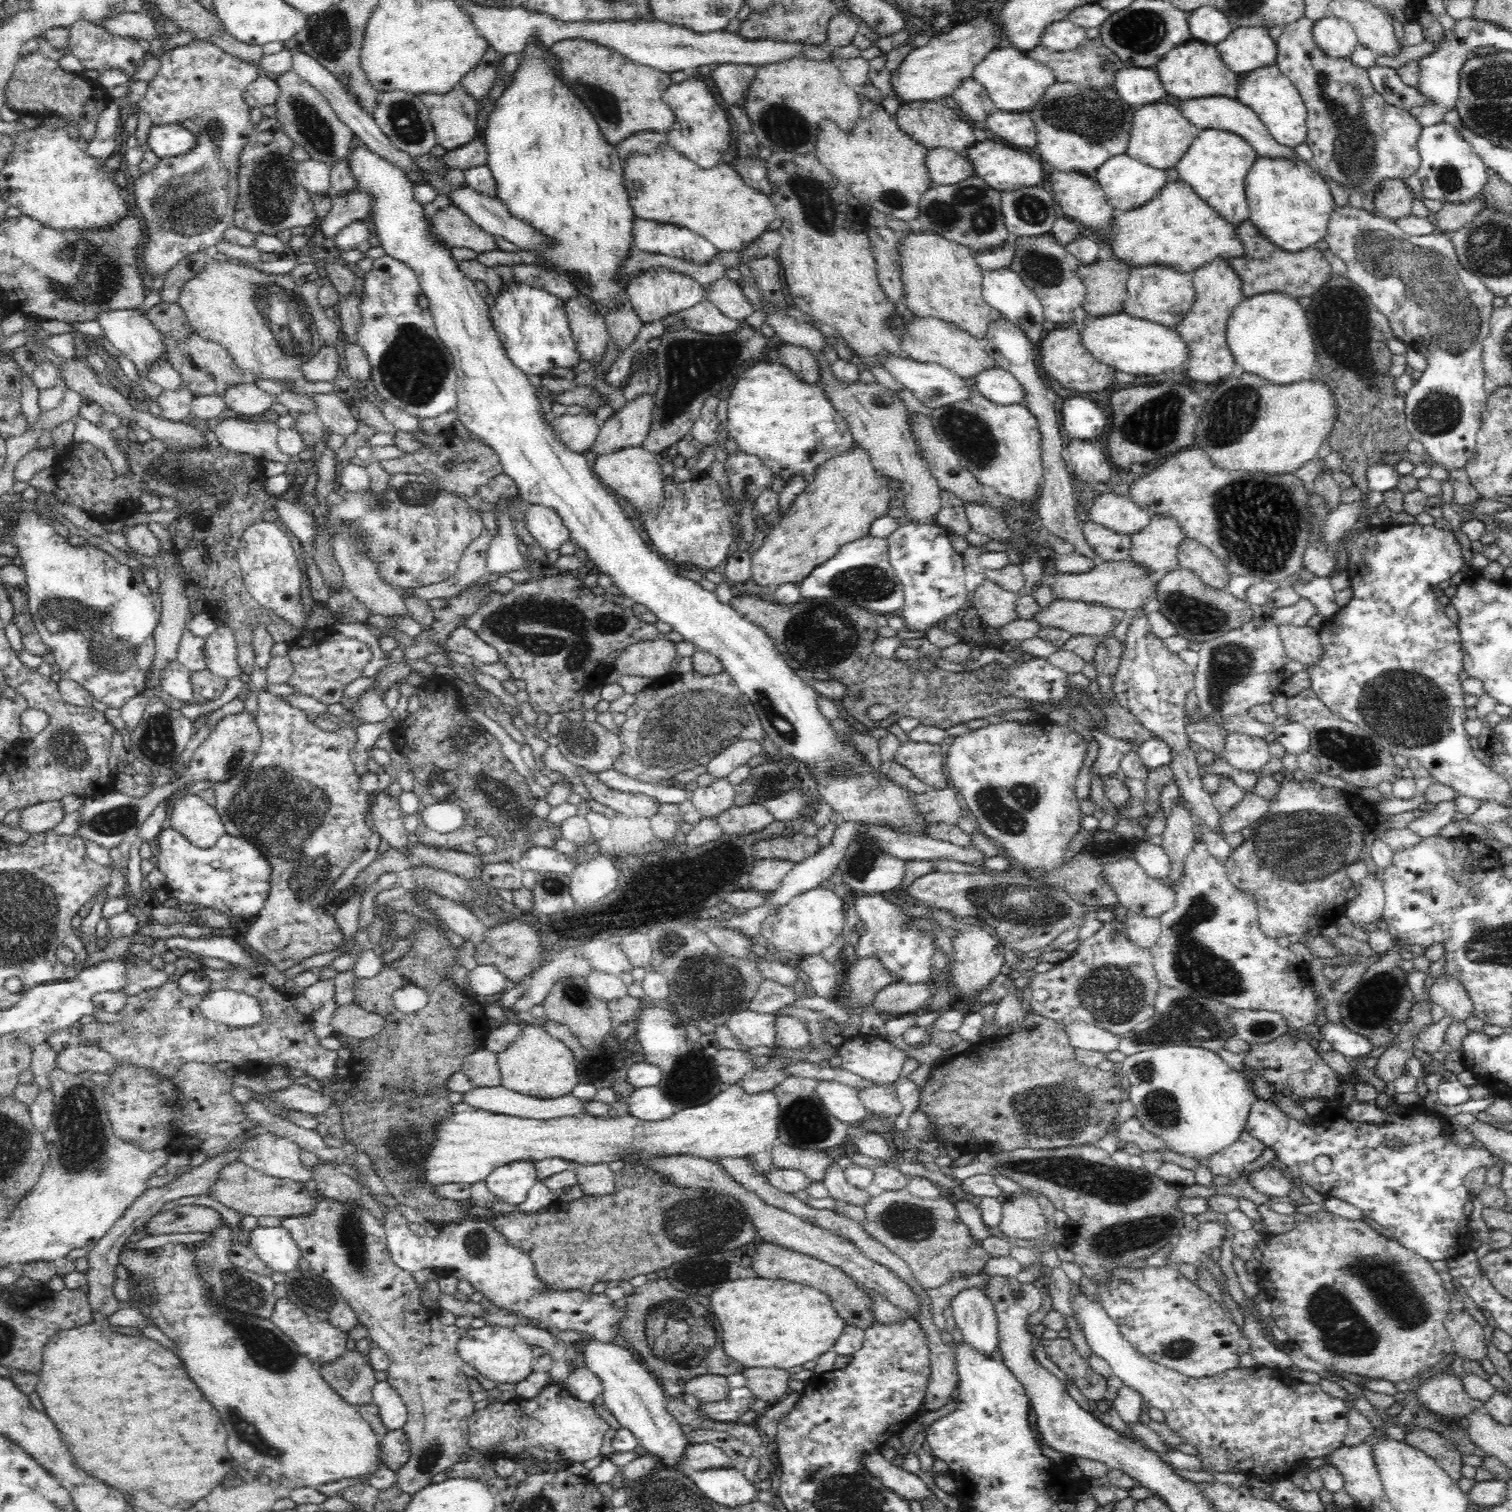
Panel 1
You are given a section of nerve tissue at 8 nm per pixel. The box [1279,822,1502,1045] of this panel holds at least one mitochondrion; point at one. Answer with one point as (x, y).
(1380, 997)

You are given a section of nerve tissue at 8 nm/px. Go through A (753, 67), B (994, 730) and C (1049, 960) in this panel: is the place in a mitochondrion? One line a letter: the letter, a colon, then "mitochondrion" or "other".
A: other
B: other
C: other

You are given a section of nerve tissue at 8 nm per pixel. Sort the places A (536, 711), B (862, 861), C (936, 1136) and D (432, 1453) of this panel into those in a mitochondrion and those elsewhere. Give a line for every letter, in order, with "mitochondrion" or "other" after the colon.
A: other
B: mitochondrion
C: other
D: mitochondrion

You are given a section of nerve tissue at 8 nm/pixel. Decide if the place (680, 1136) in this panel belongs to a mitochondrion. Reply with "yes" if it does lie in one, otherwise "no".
no

